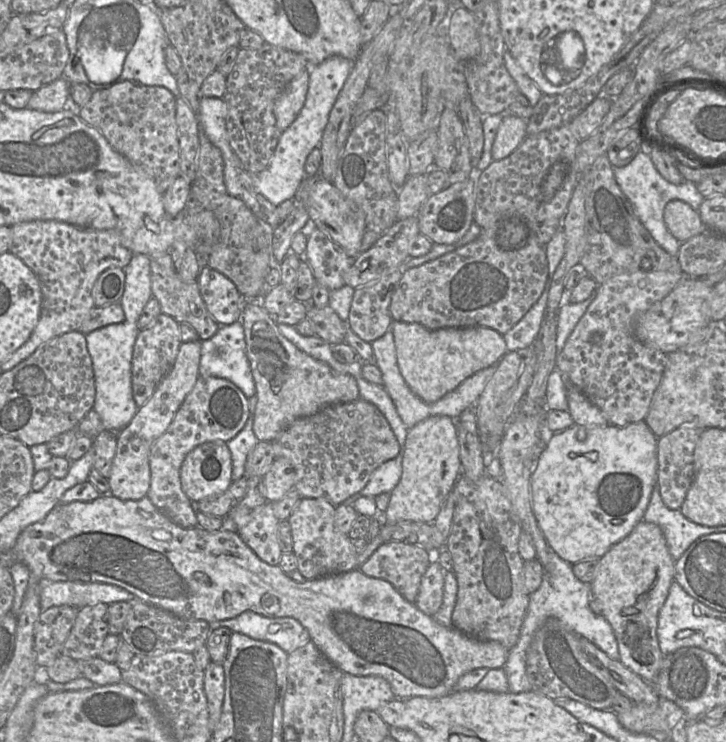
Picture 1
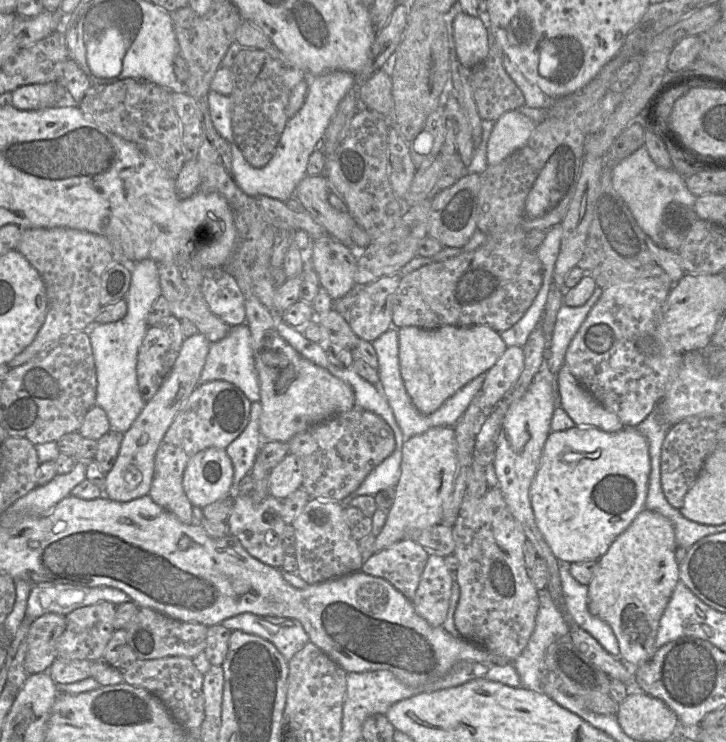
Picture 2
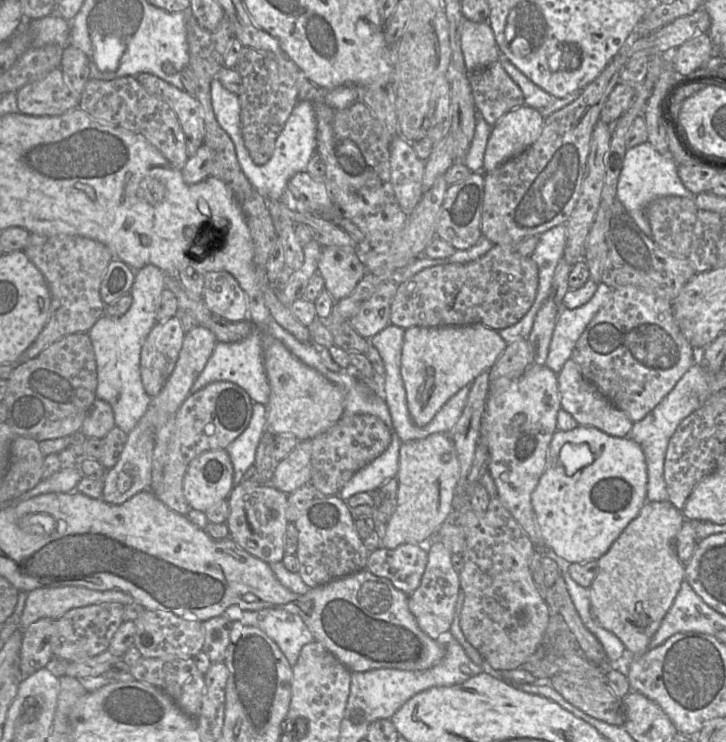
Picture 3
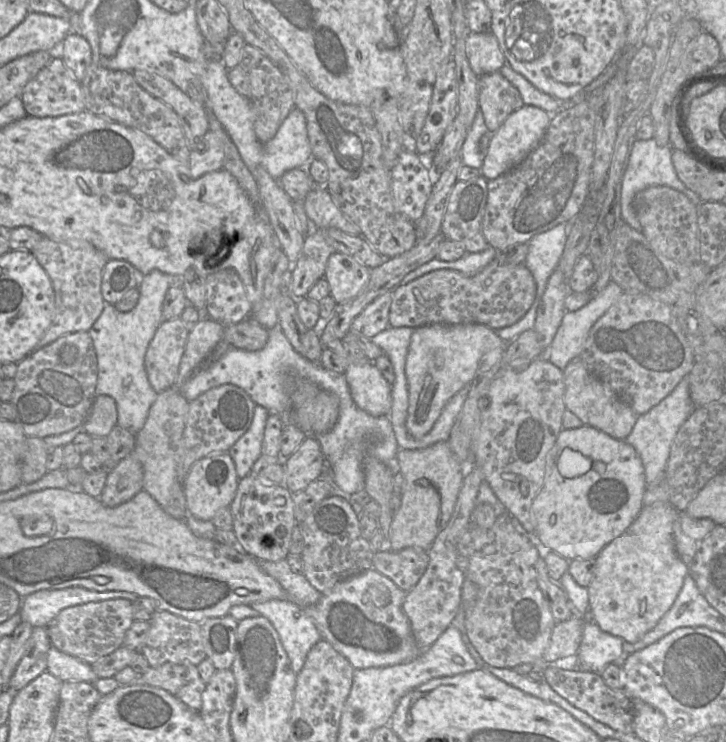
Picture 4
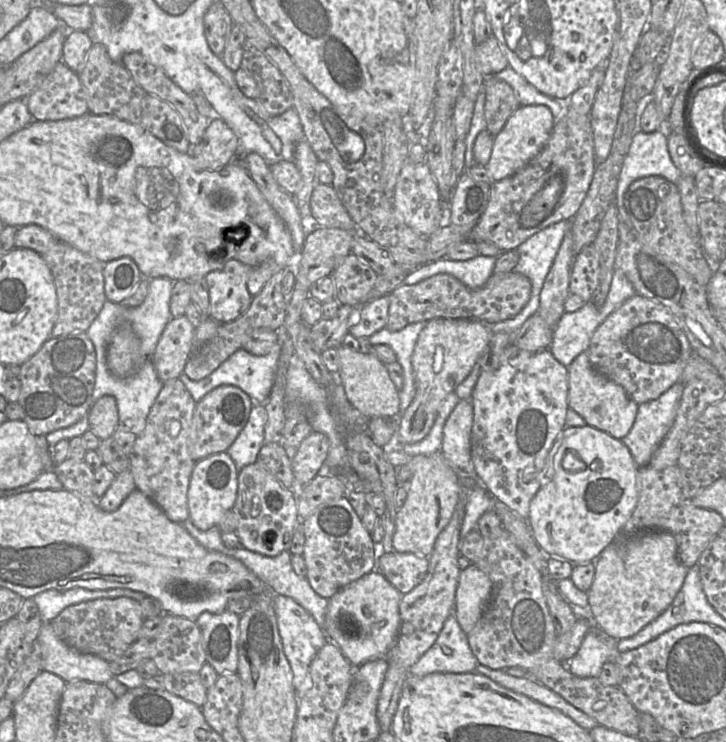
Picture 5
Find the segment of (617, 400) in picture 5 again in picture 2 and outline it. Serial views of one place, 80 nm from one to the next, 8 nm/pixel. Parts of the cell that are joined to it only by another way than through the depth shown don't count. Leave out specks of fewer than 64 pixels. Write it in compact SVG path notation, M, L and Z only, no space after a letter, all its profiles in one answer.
M567 365L557 374L558 405L579 427L597 427L605 432L617 432L624 425L612 411L596 400L575 378Z

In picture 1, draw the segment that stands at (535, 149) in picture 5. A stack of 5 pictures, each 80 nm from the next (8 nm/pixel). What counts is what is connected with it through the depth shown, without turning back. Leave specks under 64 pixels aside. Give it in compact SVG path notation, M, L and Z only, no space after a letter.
M512 114L504 115L492 145L493 161L509 156L527 137L527 120Z

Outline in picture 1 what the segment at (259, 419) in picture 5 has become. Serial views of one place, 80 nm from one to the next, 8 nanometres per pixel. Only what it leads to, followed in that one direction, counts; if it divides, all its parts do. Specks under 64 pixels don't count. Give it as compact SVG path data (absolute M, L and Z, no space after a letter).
M256 395L248 399L249 415L242 430L227 442L232 459L232 480L245 476L245 463L248 453L257 444L258 439L253 432L253 421L258 398Z

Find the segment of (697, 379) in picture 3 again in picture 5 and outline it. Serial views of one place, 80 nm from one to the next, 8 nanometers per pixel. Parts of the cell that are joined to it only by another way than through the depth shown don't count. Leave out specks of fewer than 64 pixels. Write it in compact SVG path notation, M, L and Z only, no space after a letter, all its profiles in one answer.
M677 382L657 399L638 406L633 427L621 440L639 467L649 463L653 453L672 427L684 386L682 382Z

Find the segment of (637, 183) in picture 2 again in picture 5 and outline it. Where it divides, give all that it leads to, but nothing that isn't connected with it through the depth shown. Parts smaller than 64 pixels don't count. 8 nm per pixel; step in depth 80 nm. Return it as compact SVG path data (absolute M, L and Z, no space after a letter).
M664 129L652 133L637 130L624 159L616 190L616 206L619 222L632 226L624 206L624 196L635 180L646 176L661 176L677 185L681 173L673 163Z

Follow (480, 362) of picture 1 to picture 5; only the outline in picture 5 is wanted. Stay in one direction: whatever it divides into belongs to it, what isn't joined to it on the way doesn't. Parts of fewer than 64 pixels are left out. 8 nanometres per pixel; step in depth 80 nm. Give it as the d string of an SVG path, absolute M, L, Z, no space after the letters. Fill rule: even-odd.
M437 318L426 322L418 335L411 358L416 385L415 396L404 413L398 417L394 443L412 444L424 439L435 421L440 403L470 374L493 334L485 323L475 319ZM437 346L443 349L443 367L440 372L433 370Z

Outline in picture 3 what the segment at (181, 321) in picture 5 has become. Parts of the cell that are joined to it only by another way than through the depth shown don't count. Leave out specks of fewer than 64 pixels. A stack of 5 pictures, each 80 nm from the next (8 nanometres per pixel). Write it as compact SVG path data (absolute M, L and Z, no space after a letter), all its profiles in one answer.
M179 316L158 322L143 343L140 355L141 379L146 393L157 396L177 363L186 332Z

